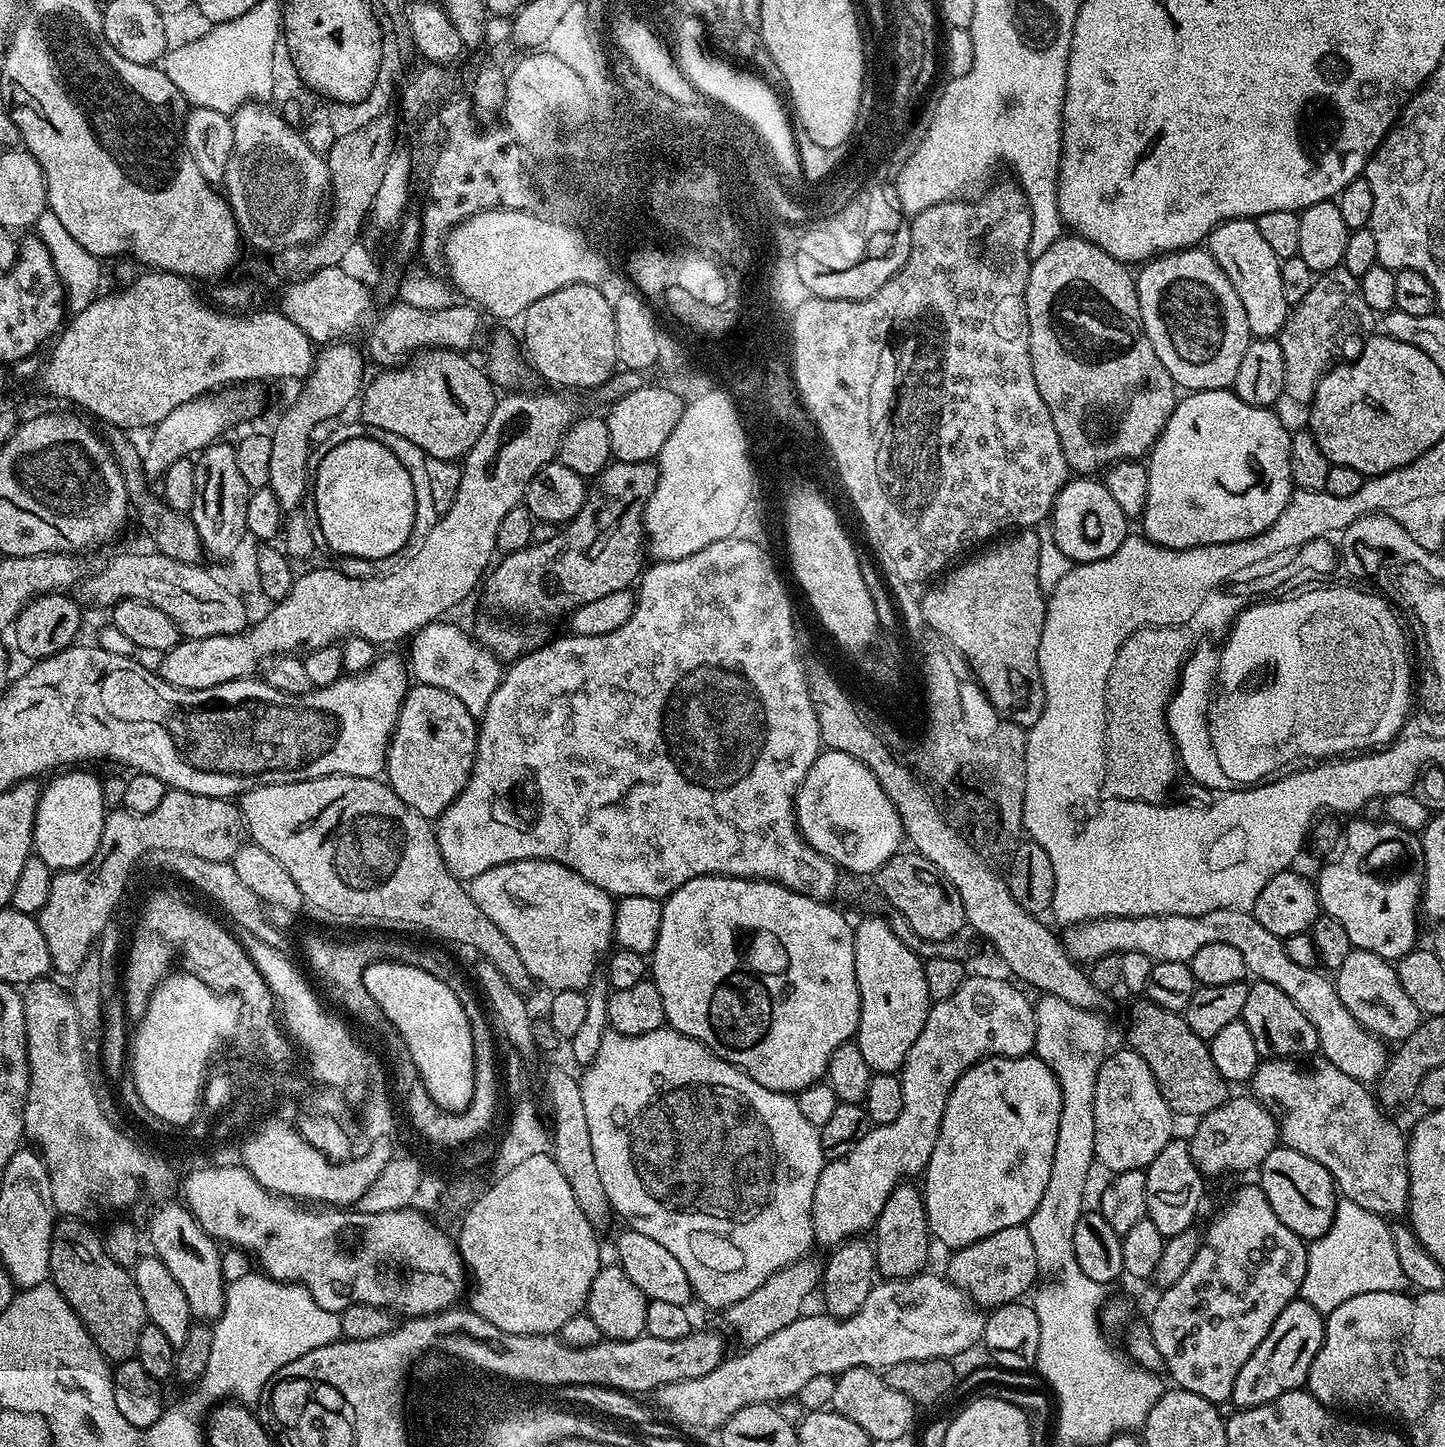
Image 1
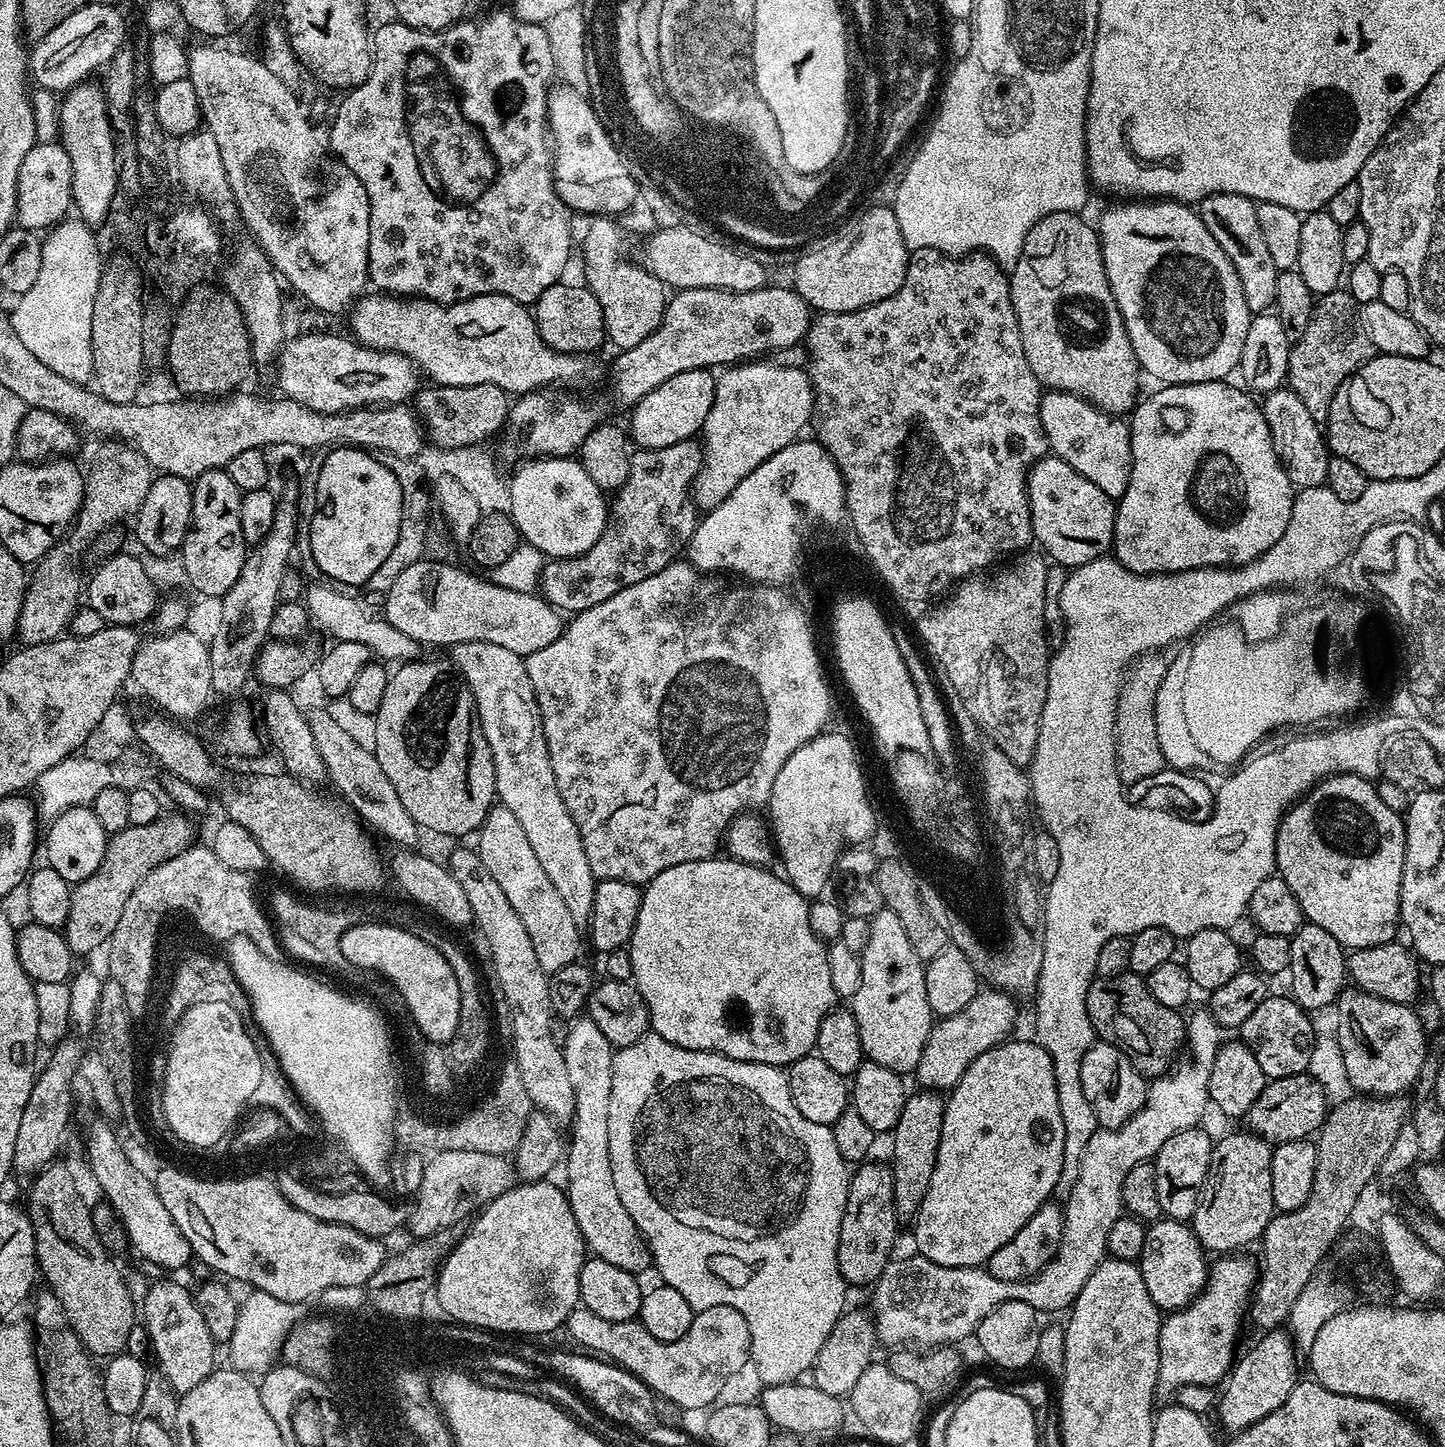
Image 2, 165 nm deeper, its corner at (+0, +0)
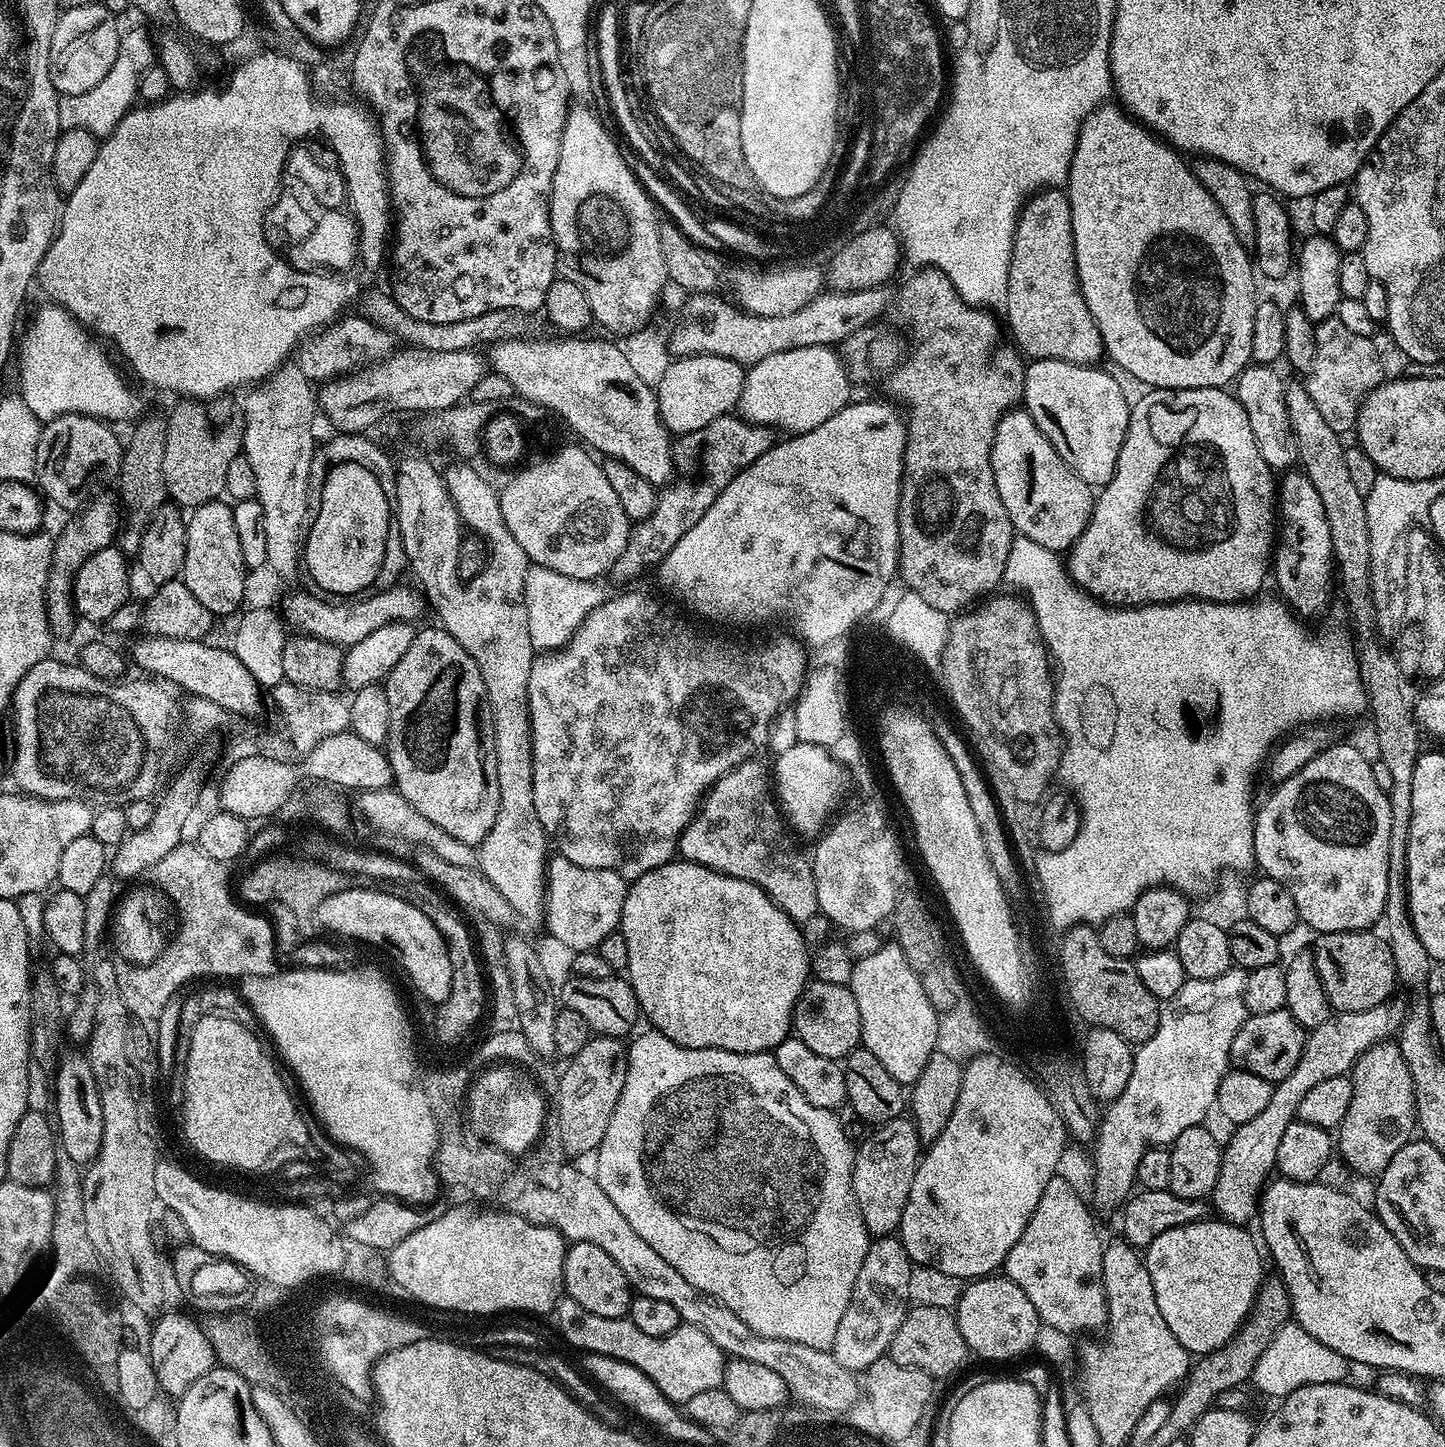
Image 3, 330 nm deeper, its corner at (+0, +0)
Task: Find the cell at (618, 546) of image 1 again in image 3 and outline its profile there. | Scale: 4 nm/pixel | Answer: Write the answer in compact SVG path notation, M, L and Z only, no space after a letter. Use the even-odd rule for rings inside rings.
M736 414L714 418L714 422L710 422L710 426L702 426L702 430L677 435L672 446L675 479L659 489L656 505L651 514L646 519L635 521L631 525L626 550L622 550L622 554L614 562L610 571L611 575L616 575L620 580L632 580L635 576L640 576L643 572L650 571L651 568L653 571L659 566L666 558L666 554L670 554L670 550L678 546L678 538L682 538L682 534L686 534L686 530L690 530L690 526L694 526L694 522L698 522L698 518L702 518L702 514L706 514L706 510L714 506L718 494L726 490L728 483L743 468L749 468L762 453L772 448L774 443L772 436L774 436L773 429L766 428L762 424L749 424L747 420Z

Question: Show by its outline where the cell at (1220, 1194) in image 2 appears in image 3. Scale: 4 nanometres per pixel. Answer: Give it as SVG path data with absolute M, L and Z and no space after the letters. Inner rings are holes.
M1385 1002L1361 1012L1336 1012L1326 1018L1322 1026L1307 1033L1302 1058L1298 1058L1294 1070L1290 1070L1286 1078L1275 1081L1266 1110L1250 1118L1250 1122L1235 1125L1228 1144L1226 1140L1223 1145L1218 1182L1210 1197L1210 1204L1216 1207L1215 1215L1219 1219L1244 1226L1251 1216L1253 1219L1257 1215L1260 1193L1269 1183L1276 1166L1282 1134L1286 1134L1286 1126L1297 1119L1302 1098L1306 1098L1306 1094L1310 1094L1318 1082L1351 1073L1356 1059L1366 1054L1370 1046L1391 1041L1399 1033L1404 1025L1406 1008L1405 1005L1392 1003Z

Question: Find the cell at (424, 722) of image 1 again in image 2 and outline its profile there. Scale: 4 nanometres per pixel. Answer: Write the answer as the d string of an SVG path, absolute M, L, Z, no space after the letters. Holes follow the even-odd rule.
M417 658L401 663L397 672L388 677L386 694L382 694L382 706L374 717L376 744L374 751L383 773L390 778L406 811L415 822L446 834L451 838L468 836L484 824L489 810L496 800L494 782L494 758L482 734L476 703L468 683L456 671L451 659L424 660Z

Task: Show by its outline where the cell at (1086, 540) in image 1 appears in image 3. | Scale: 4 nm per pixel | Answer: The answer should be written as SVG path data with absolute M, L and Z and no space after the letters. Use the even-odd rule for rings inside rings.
M1023 407L1013 408L998 422L992 443L992 469L998 498L1002 498L1002 506L1006 506L1006 514L1019 535L1060 554L1086 530L1094 503L1092 485L1082 482L1066 466L1050 438L1038 430L1034 418Z

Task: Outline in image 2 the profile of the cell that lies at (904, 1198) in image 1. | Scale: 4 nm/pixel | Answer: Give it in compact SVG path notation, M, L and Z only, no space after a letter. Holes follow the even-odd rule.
M916 1090L909 1095L902 1106L902 1115L898 1117L898 1126L890 1133L892 1139L892 1181L894 1182L894 1206L897 1217L911 1217L922 1206L922 1198L926 1198L926 1190L930 1186L930 1177L934 1174L934 1162L938 1162L938 1142L942 1138L942 1118L946 1100L936 1090Z

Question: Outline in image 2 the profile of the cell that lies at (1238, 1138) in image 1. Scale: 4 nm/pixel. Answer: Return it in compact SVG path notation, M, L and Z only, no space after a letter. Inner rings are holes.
M1299 1072L1286 1078L1268 1080L1264 1085L1262 1094L1250 1106L1246 1117L1247 1131L1261 1136L1273 1145L1307 1140L1319 1133L1324 1119L1330 1111L1330 1099L1324 1093L1324 1088L1308 1072Z

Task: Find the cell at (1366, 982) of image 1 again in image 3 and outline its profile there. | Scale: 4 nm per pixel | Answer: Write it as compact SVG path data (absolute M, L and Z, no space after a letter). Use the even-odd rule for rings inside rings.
M1399 1043L1370 1046L1366 1054L1356 1059L1350 1079L1354 1098L1350 1100L1350 1110L1346 1110L1346 1118L1338 1129L1338 1156L1358 1175L1375 1177L1384 1171L1390 1158L1413 1139L1418 1128L1412 1078Z

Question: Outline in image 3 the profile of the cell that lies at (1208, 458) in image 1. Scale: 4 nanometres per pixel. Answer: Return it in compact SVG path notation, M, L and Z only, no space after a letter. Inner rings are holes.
M1154 388L1145 391L1145 393L1145 396L1137 404L1135 401L1131 405L1128 413L1128 429L1126 430L1126 438L1122 442L1122 450L1118 454L1118 466L1114 470L1114 478L1110 478L1110 482L1099 489L1092 505L1092 513L1088 519L1086 530L1082 530L1082 534L1073 542L1072 547L1067 549L1066 567L1069 576L1082 591L1093 596L1101 604L1118 608L1137 608L1139 604L1169 604L1171 600L1213 600L1219 604L1235 604L1255 597L1257 595L1255 592L1263 586L1264 579L1267 576L1269 579L1270 576L1270 561L1274 556L1274 505L1278 500L1278 484L1274 479L1274 470L1265 462L1258 450L1258 442L1254 442L1254 430L1250 430L1250 418L1246 418L1246 410L1236 401L1233 393L1224 388Z

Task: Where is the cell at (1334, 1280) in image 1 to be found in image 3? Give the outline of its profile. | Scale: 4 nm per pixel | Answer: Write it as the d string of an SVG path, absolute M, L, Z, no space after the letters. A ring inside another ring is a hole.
M1295 1322L1283 1324L1274 1334L1270 1346L1262 1350L1262 1358L1252 1371L1251 1387L1256 1387L1264 1396L1283 1398L1302 1386L1318 1386L1319 1384L1339 1384L1347 1381L1349 1361L1342 1354L1330 1350L1330 1346L1322 1346L1318 1338L1306 1334L1302 1326Z

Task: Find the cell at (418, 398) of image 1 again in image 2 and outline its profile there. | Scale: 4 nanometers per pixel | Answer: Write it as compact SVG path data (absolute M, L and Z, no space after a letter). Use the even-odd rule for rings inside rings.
M483 384L482 386L424 386L414 397L414 408L427 439L433 440L440 450L456 447L468 447L471 444L488 442L488 439L508 424L509 393L498 386Z

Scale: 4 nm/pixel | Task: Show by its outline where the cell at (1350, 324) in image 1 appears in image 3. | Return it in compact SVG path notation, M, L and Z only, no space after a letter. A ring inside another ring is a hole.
M1335 315L1316 324L1314 366L1310 366L1302 383L1330 430L1351 433L1360 413L1360 403L1385 379L1384 364L1374 341L1372 336L1354 334Z

